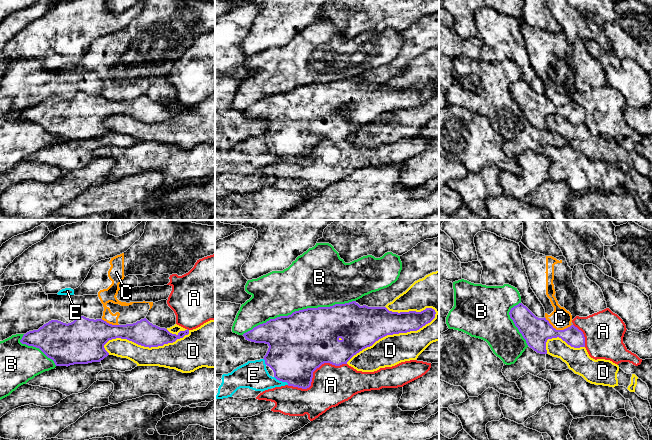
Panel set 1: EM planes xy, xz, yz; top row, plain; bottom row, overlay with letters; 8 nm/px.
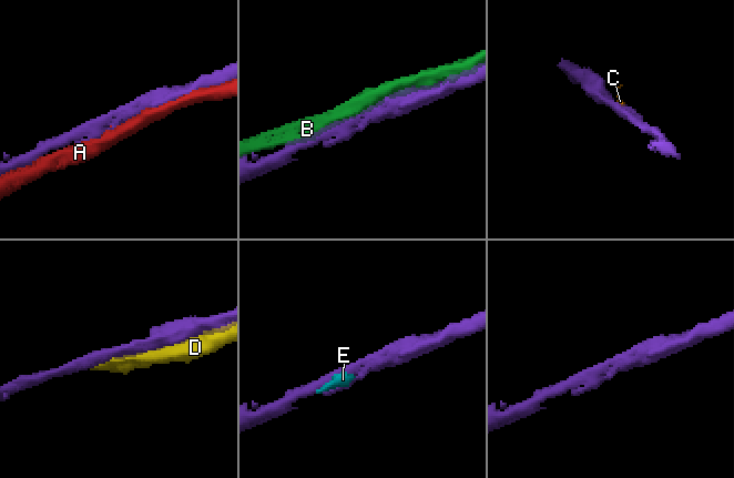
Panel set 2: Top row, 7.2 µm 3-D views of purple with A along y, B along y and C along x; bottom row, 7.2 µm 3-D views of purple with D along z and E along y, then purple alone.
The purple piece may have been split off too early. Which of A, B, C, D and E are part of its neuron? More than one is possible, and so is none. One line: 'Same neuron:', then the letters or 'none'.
Same neuron: none

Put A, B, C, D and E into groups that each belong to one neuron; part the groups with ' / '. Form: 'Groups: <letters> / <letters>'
Groups: A / B / C E / D

